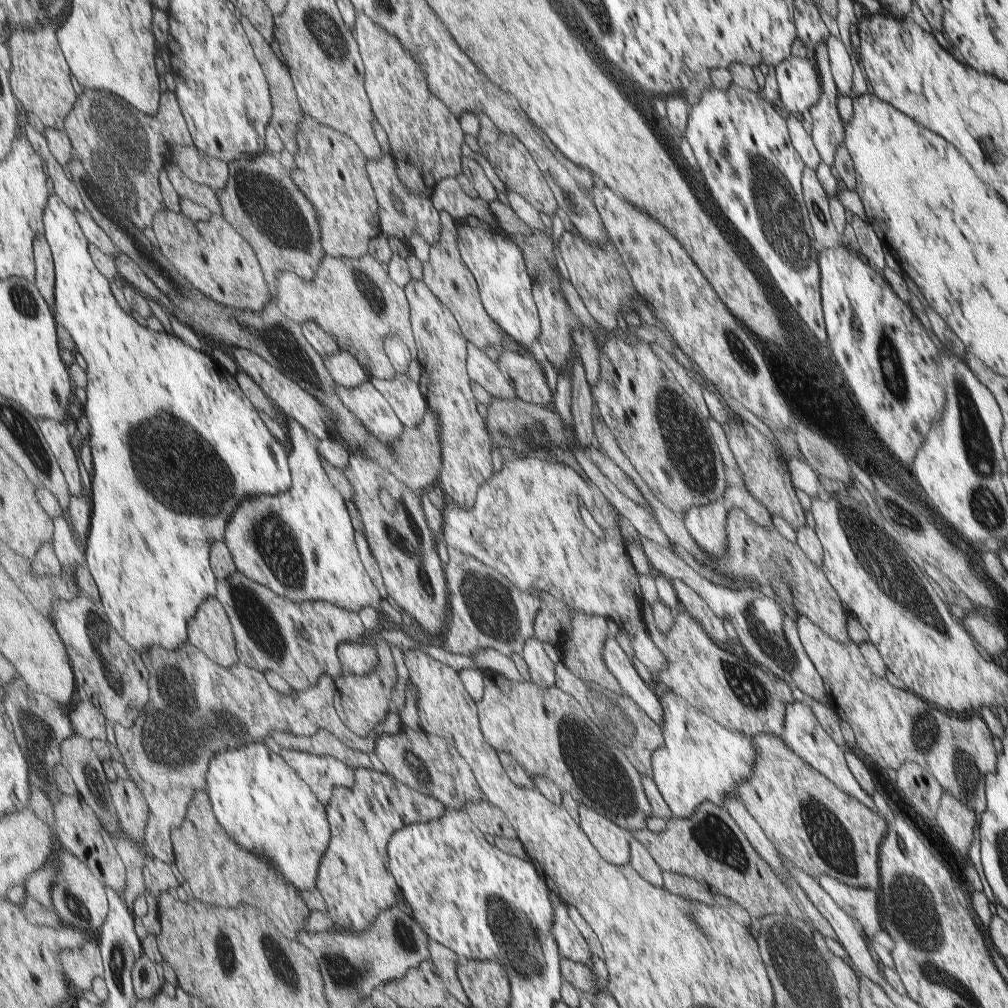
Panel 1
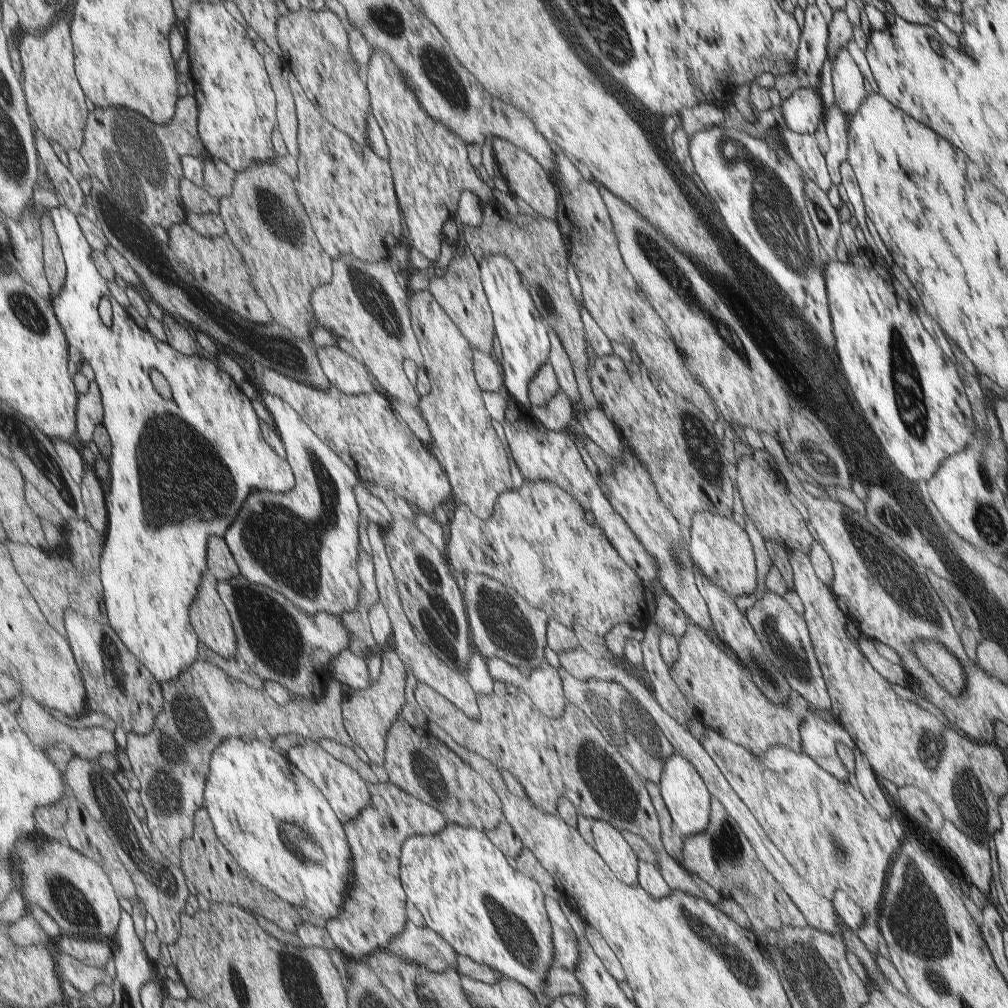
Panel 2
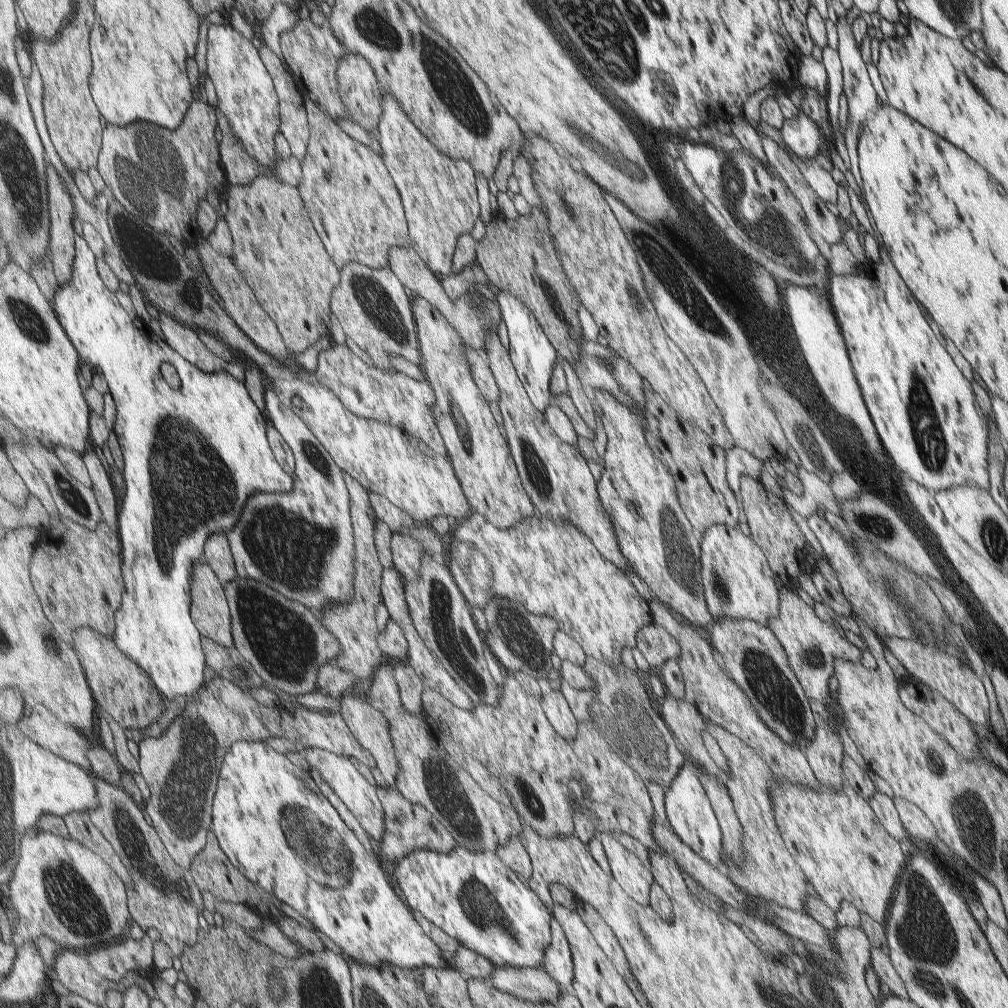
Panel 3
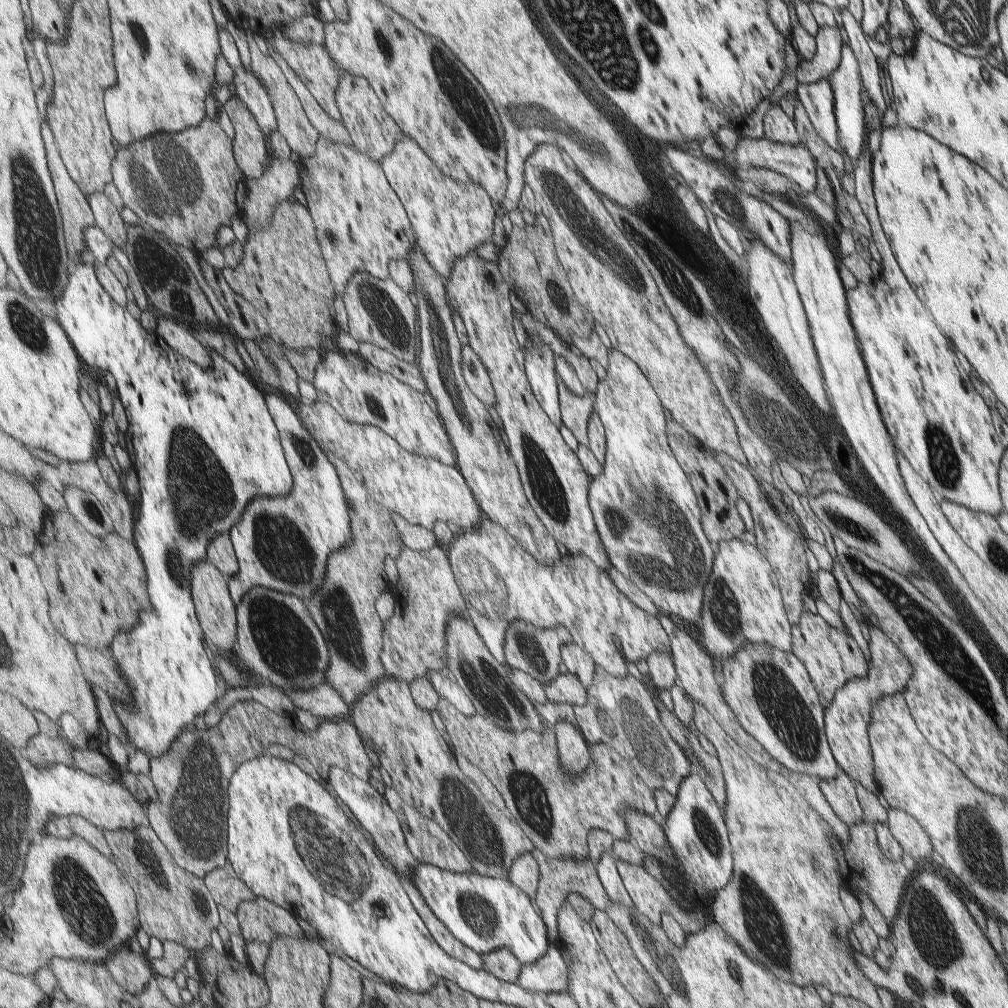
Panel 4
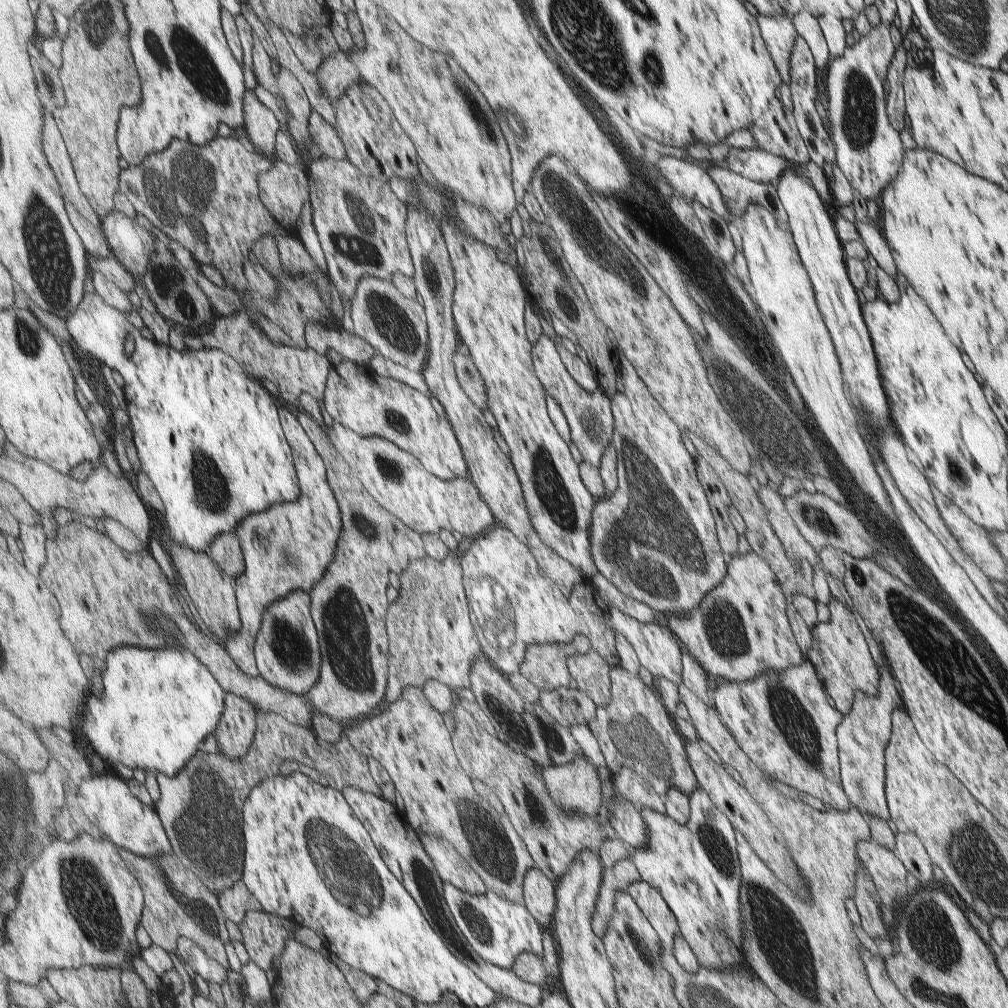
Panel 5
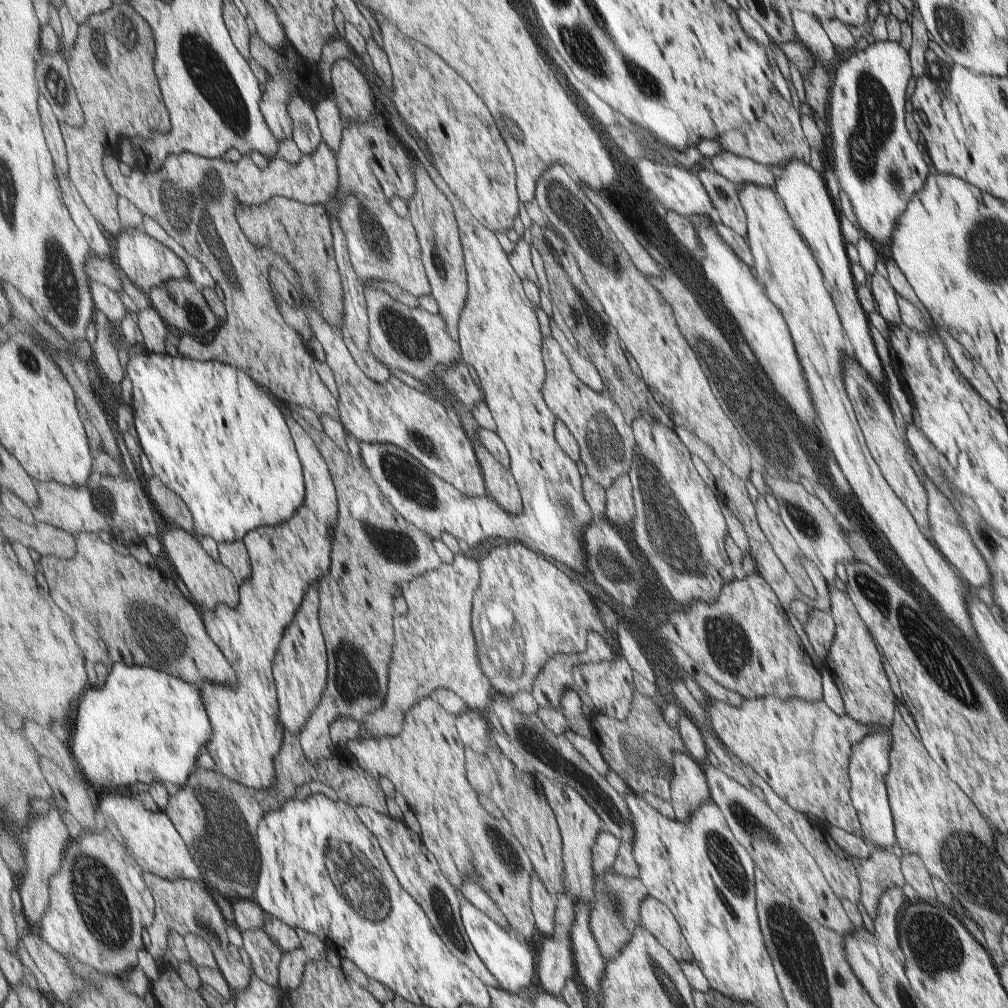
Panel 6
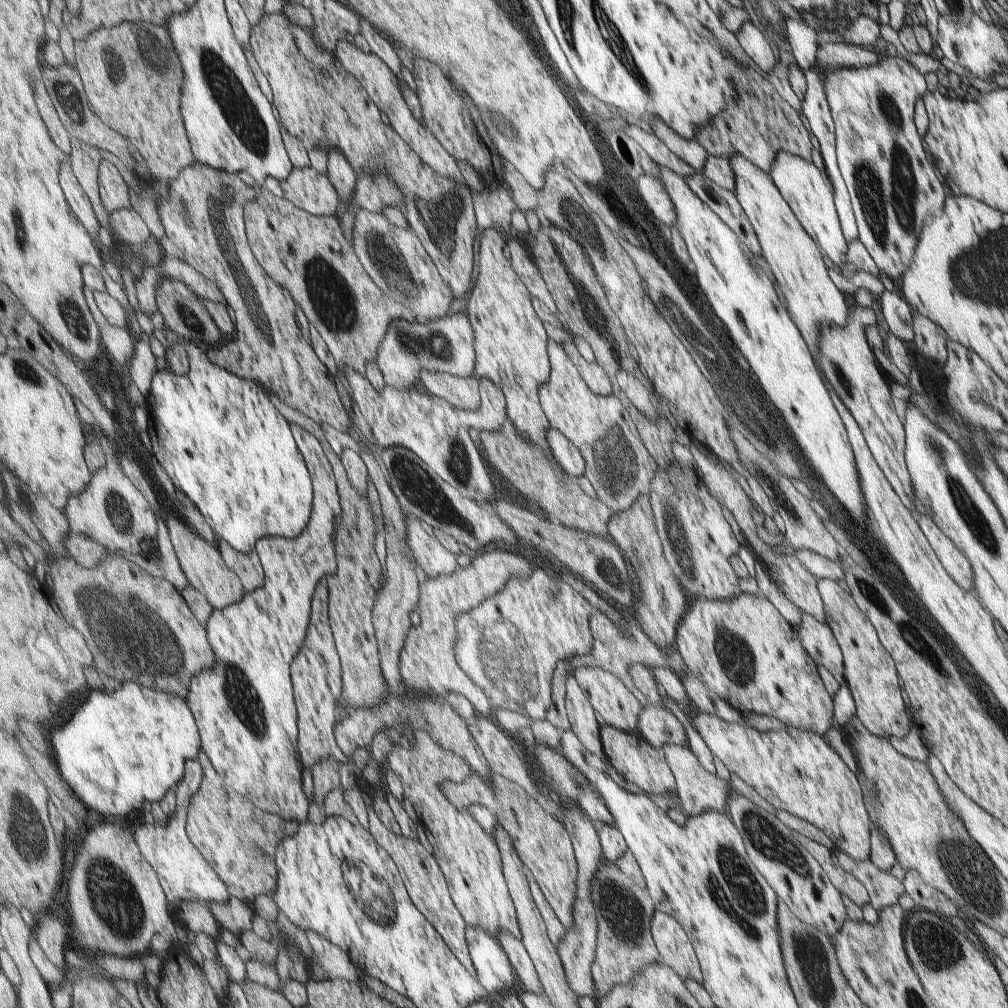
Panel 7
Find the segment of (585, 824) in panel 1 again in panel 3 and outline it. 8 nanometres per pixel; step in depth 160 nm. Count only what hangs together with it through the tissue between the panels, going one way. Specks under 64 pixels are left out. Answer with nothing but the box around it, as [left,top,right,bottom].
[596,829,654,906]

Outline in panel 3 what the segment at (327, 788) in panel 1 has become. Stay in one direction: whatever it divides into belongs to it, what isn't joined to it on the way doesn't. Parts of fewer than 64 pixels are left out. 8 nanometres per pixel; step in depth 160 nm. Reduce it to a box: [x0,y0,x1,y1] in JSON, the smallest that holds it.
[305,749,386,842]

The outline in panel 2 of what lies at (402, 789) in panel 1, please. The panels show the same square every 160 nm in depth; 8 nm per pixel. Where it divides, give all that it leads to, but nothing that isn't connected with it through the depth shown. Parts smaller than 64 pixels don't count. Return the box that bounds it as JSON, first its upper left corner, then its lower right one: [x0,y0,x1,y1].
[325,783,449,960]

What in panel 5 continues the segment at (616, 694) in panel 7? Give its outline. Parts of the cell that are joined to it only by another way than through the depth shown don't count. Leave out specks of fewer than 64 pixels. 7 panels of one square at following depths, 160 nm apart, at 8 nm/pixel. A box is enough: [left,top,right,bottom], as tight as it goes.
[568,650,609,708]

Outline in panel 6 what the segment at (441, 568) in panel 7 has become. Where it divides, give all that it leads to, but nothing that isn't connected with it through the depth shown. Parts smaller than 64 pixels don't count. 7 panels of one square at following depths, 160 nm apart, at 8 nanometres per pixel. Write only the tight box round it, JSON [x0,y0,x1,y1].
[298,424,444,764]

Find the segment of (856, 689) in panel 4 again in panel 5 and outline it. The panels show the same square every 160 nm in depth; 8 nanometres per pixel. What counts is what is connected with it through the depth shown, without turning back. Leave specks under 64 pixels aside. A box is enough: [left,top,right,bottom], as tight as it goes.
[836,658,902,822]

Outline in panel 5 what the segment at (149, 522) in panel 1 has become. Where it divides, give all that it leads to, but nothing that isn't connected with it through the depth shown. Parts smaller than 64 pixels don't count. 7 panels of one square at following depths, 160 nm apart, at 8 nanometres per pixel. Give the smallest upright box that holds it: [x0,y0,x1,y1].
[65,290,301,776]

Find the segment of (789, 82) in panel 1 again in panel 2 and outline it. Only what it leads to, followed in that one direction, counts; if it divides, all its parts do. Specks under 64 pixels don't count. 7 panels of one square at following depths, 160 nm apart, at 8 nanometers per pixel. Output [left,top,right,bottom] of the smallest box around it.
[781,88,825,135]

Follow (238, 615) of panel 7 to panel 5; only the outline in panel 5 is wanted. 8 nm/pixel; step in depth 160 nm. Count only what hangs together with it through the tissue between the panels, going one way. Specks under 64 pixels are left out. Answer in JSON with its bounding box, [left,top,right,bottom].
[214,407,344,761]

